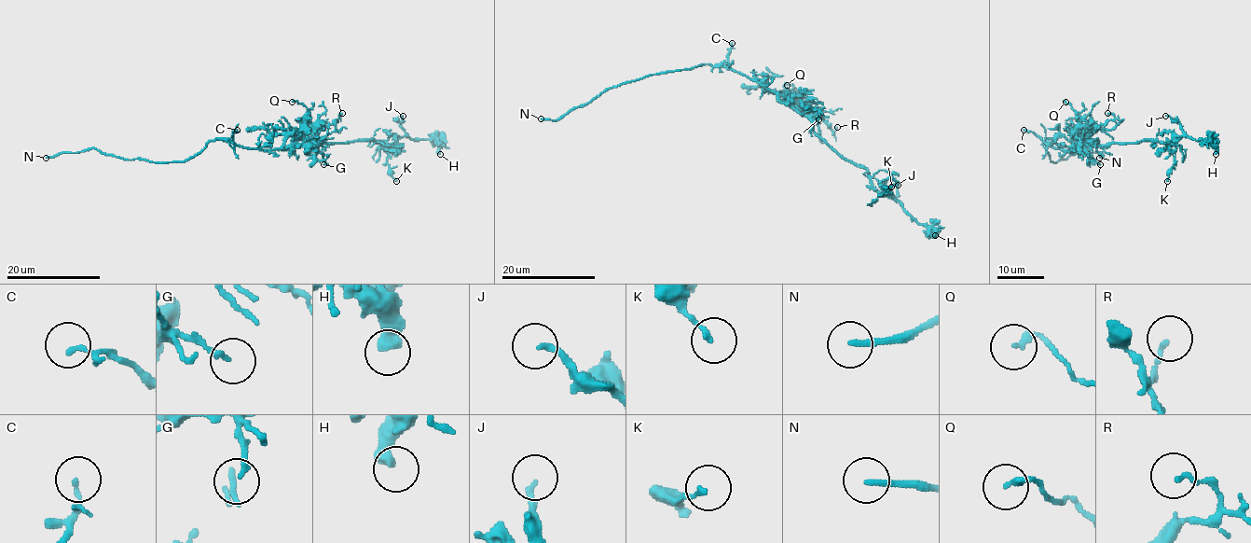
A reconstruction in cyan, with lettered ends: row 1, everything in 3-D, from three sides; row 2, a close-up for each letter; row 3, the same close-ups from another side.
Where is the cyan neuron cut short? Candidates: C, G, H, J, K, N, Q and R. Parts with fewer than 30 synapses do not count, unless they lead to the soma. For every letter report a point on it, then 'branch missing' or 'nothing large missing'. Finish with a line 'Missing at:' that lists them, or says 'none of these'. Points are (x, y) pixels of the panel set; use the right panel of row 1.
C: place (1024, 130); nothing large missing
G: place (1100, 164); nothing large missing
H: place (1216, 154); nothing large missing
J: place (1165, 116); nothing large missing
K: place (1167, 181); nothing large missing
N: place (1099, 158); branch missing
Q: place (1065, 102); nothing large missing
R: place (1107, 113); nothing large missing
Missing at: N

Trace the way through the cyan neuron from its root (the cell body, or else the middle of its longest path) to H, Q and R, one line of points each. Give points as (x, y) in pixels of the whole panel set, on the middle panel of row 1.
H: (759, 82), (802, 113), (833, 149), (867, 171), (876, 191), (898, 201), (921, 225), (930, 226), (935, 235)
Q: (759, 82), (775, 91), (797, 98), (802, 94), (790, 82), (787, 85)
R: (759, 82), (786, 95), (801, 109), (815, 113), (833, 133), (837, 127)

